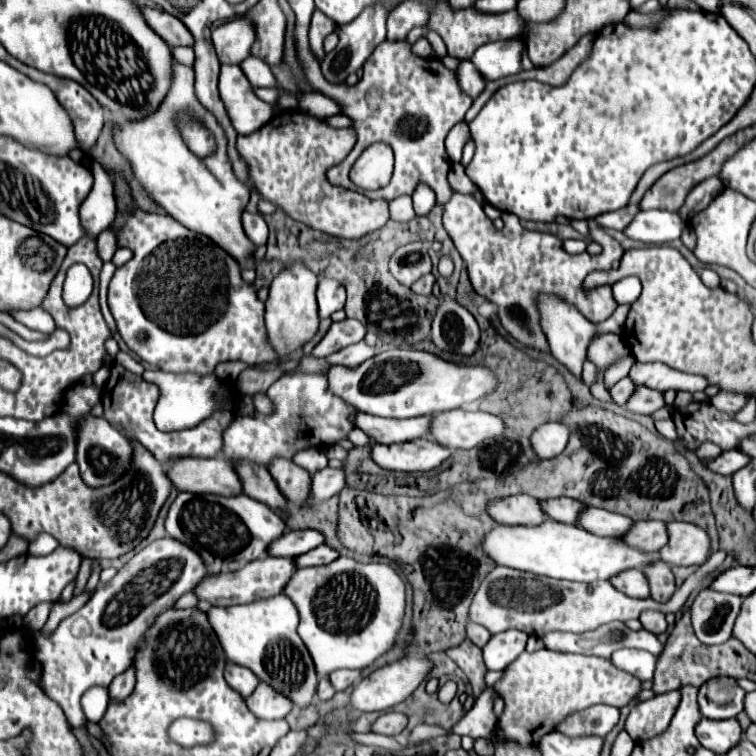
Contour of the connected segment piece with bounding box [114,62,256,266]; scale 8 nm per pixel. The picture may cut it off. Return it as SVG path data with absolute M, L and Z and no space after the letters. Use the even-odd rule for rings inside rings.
M174 62L172 74L172 88L160 104L160 108L156 110L156 114L144 118L142 122L122 122L114 130L116 146L134 166L140 184L150 192L150 196L158 204L164 206L164 210L172 218L176 218L188 230L208 236L222 250L226 250L240 266L244 266L248 260L252 260L256 250L256 246L244 234L240 222L240 216L250 198L250 190L232 174L232 166L226 154L224 130L218 126L216 118L208 110L204 110L204 106L200 106L200 102L194 96L194 70ZM180 110L204 124L208 132L214 136L216 150L210 156L198 158L184 144L184 138L176 122Z

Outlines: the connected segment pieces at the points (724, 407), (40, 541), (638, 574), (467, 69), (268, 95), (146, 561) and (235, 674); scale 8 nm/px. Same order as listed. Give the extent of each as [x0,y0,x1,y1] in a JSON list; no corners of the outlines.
[[710,392,748,414],[28,534,58,556],[608,570,650,598],[456,60,486,98],[254,88,284,104],[34,536,208,728],[224,662,258,698]]

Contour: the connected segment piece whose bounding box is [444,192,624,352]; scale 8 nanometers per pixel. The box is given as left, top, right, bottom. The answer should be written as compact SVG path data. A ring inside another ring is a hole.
M454 194L452 200L448 204L444 204L444 228L448 230L456 250L460 252L462 260L466 262L466 268L468 268L468 278L472 282L472 288L484 296L486 300L490 300L492 304L496 304L498 308L498 320L500 324L504 326L504 330L516 338L522 346L526 348L536 348L540 352L550 352L550 346L548 346L548 340L546 340L546 334L540 326L540 310L536 300L540 294L554 294L558 298L562 298L564 302L572 304L574 308L578 308L588 320L592 322L602 322L606 318L610 318L610 314L618 308L618 302L614 300L612 296L612 286L600 286L596 290L592 290L590 294L582 292L582 280L594 272L594 270L610 270L612 268L612 262L620 260L620 256L624 254L622 246L610 238L610 236L602 229L602 227L596 222L595 219L588 220L588 227L591 233L591 239L599 243L603 247L602 254L600 256L590 256L588 252L584 254L578 254L578 256L570 256L564 248L562 248L562 240L552 236L552 234L542 234L542 232L530 232L530 230L524 230L520 226L520 219L515 214L509 212L503 212L501 216L504 227L501 230L494 228L492 220L484 214L482 210L482 204L474 200L474 196L466 196L466 194Z

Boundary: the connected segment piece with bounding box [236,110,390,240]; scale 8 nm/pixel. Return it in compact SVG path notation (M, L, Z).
M282 110L260 130L238 136L238 152L250 166L250 176L258 194L288 212L290 218L340 238L360 238L390 218L388 202L370 200L360 192L332 186L324 174L328 168L340 164L356 142L352 128L330 128L326 122L302 114L298 110Z

